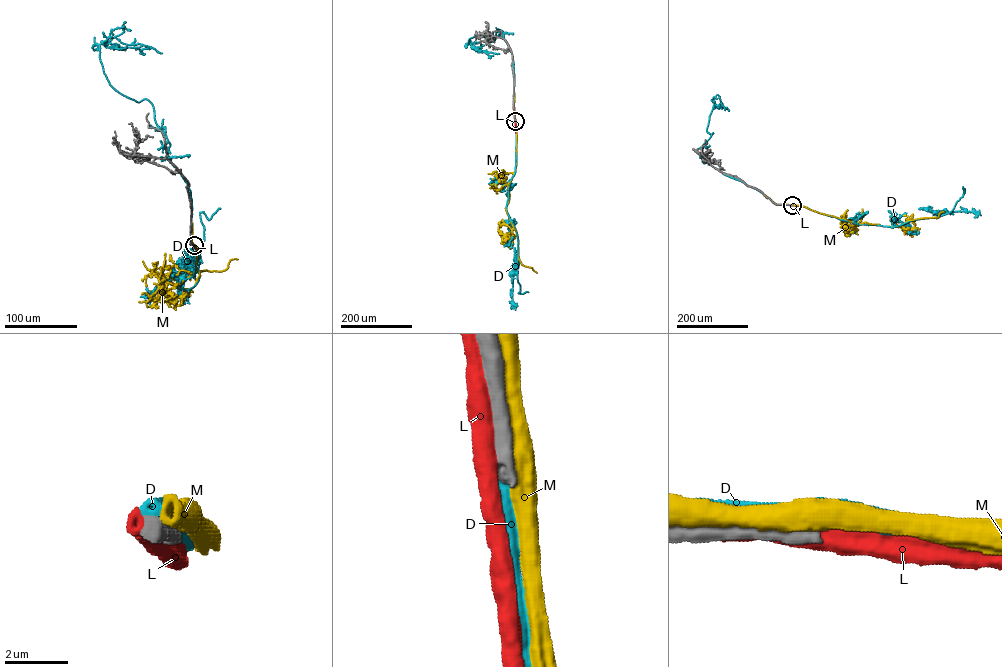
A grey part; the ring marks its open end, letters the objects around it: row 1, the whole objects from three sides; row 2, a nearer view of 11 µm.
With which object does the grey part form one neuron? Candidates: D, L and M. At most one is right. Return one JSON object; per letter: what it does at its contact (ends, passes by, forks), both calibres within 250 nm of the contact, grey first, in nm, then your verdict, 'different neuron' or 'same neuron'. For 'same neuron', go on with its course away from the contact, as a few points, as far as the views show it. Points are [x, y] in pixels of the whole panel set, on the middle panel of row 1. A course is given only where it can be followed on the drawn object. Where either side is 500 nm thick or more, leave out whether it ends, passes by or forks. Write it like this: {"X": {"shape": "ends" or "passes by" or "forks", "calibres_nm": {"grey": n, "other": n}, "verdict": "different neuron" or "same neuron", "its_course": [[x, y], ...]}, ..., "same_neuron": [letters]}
{"D": {"calibres_nm": {"grey": 550, "other": 440}, "verdict": "different neuron"}, "L": {"calibres_nm": {"grey": 550, "other": 650}, "verdict": "different neuron"}, "M": {"calibres_nm": {"grey": 550, "other": 550}, "verdict": "different neuron"}, "same_neuron": []}

